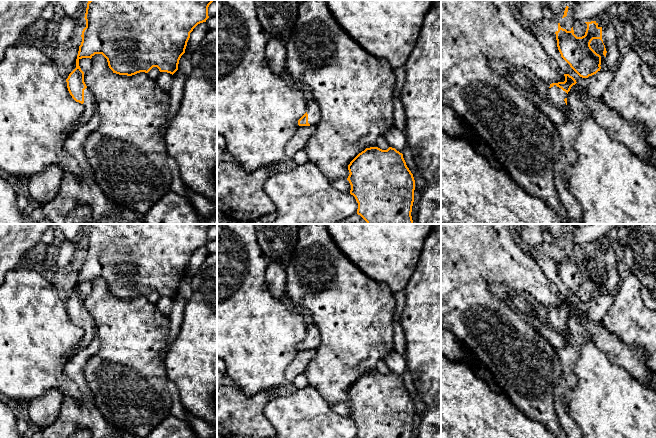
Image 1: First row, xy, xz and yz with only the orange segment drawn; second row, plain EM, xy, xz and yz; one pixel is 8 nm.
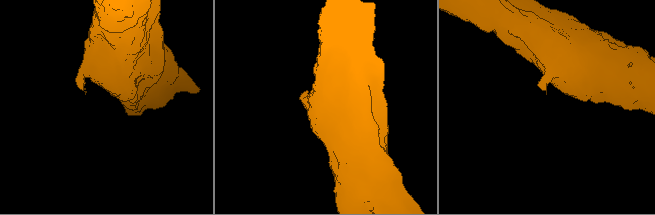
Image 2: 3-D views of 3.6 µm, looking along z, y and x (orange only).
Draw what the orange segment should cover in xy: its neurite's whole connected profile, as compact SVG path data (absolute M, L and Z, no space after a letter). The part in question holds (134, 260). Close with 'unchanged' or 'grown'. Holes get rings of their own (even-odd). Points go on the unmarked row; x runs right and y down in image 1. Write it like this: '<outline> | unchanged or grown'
M89 224L87 227L85 244L86 251L82 255L82 266L79 270L79 275L76 283L76 292L69 298L66 303L67 312L72 320L72 322L81 327L84 330L84 336L81 339L80 344L74 349L74 354L80 351L83 347L87 345L87 343L95 336L97 333L96 325L93 317L87 312L84 306L84 296L81 294L79 290L79 284L82 282L92 282L95 278L102 278L108 286L109 292L113 295L113 297L119 299L127 299L132 300L140 296L148 297L153 291L157 291L160 296L167 296L170 298L174 298L178 294L178 288L181 280L185 277L185 273L187 270L187 266L190 262L190 257L193 253L200 247L206 246L209 242L208 240L208 231L214 224Z | grown

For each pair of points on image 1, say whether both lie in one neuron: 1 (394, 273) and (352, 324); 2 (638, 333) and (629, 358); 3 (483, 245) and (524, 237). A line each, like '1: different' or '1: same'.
1: different
2: different
3: different

